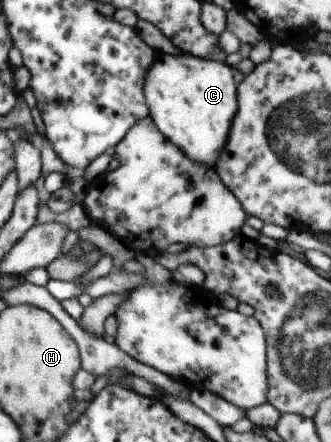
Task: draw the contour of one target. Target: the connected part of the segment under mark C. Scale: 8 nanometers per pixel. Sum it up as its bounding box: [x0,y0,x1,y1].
[144,52,238,168]

